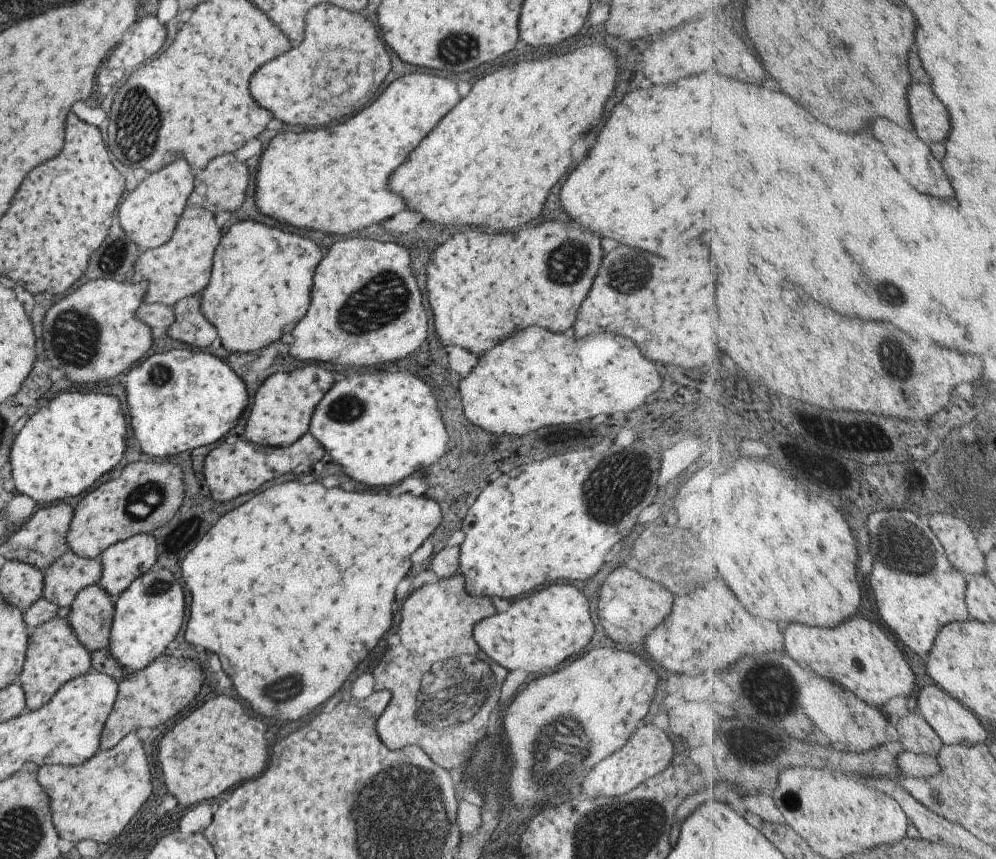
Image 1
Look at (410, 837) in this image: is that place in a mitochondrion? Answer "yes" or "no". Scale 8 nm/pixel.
yes

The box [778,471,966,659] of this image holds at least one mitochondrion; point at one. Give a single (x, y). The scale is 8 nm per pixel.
(899, 557)

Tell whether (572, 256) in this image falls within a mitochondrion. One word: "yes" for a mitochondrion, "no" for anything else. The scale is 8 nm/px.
yes

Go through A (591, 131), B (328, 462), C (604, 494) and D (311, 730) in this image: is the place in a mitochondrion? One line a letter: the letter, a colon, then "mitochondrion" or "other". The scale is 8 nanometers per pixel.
A: other
B: other
C: mitochondrion
D: other

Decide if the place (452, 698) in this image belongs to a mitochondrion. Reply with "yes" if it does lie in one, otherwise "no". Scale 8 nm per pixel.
yes

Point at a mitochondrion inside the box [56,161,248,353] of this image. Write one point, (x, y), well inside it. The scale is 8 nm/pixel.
(111, 260)

